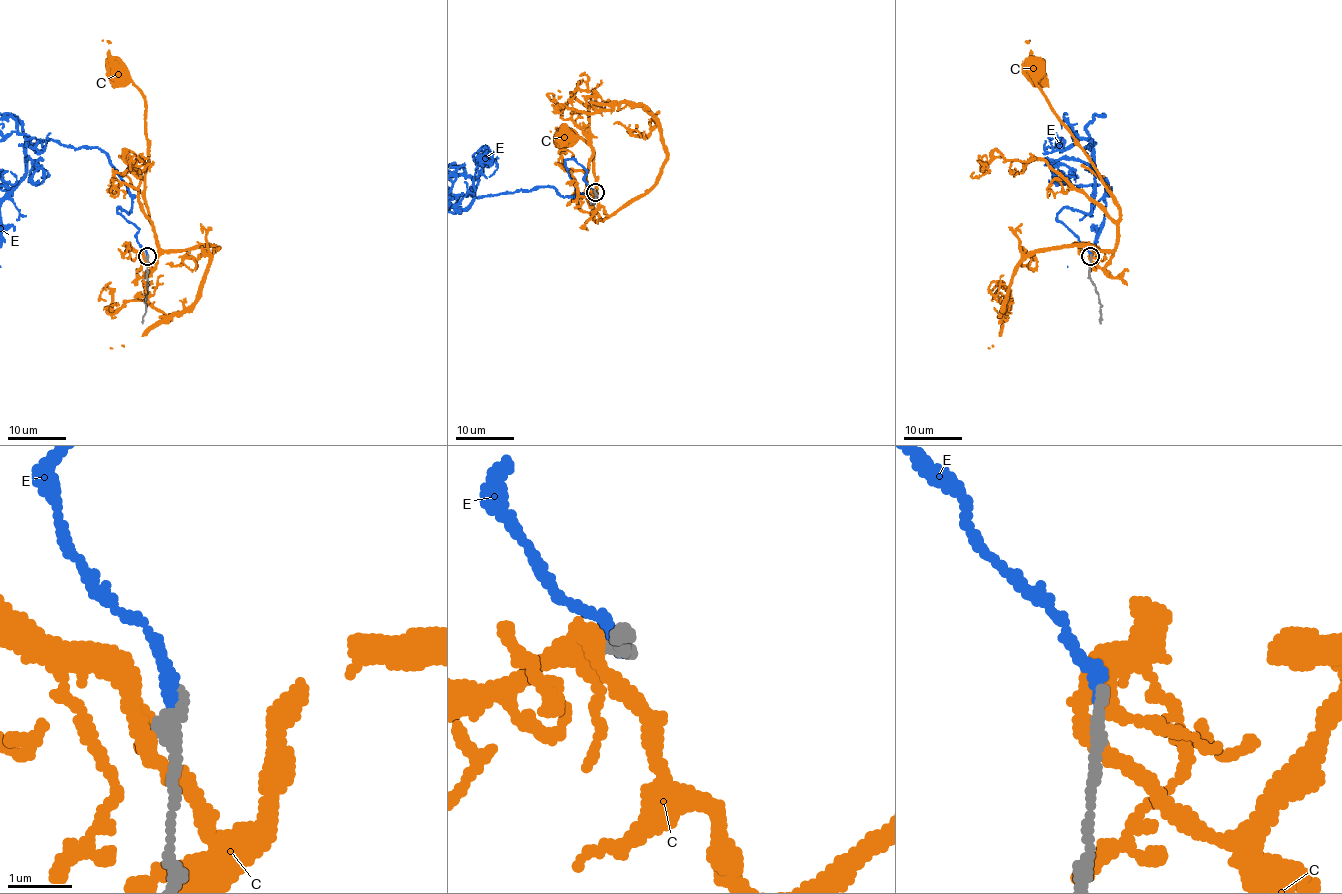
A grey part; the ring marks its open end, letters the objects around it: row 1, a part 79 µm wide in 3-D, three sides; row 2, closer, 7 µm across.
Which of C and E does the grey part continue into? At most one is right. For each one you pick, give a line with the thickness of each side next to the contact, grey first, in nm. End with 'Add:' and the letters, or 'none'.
E: calibres 200 and 160 nm
Add: E

